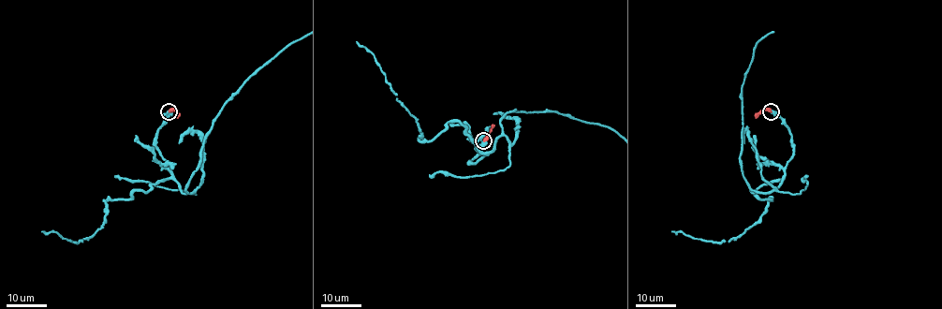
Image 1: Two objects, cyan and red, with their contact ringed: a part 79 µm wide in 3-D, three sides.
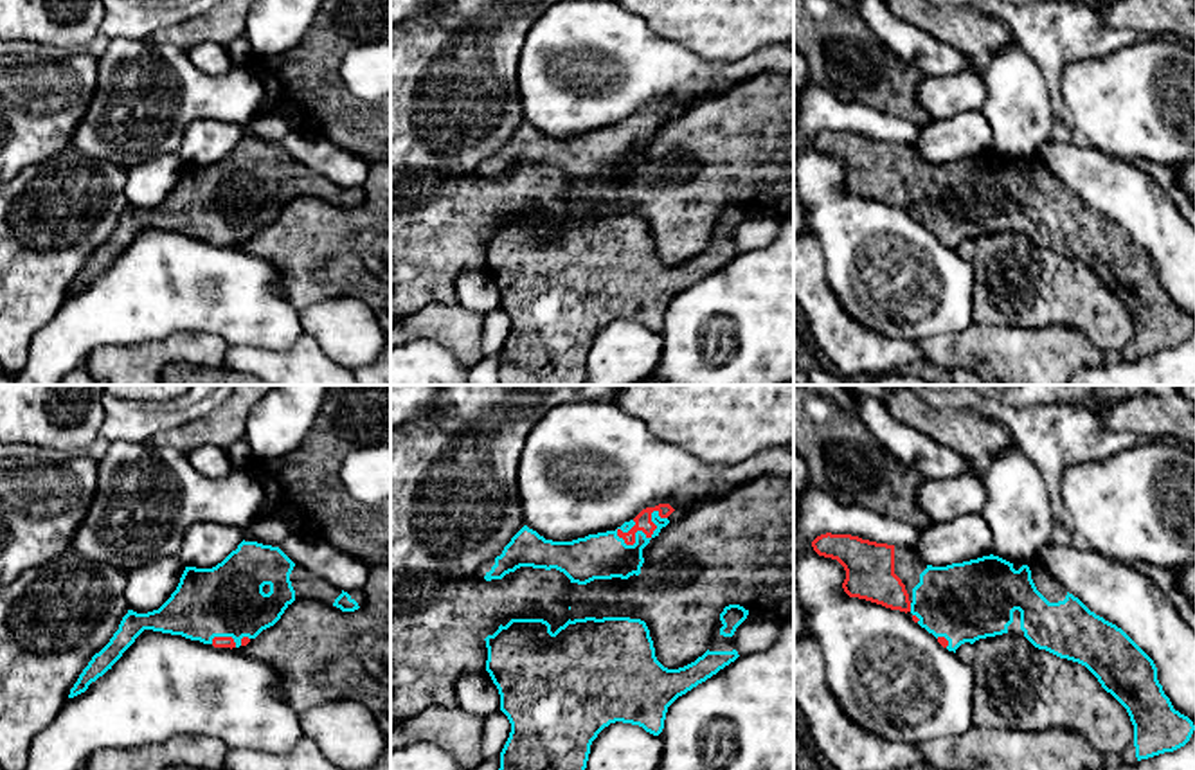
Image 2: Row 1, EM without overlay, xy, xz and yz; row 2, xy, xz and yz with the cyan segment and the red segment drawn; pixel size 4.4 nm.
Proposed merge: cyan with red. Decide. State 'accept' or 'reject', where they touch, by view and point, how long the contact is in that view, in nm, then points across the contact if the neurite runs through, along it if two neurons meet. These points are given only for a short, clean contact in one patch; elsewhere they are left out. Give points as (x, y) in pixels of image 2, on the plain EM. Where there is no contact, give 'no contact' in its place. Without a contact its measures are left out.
accept; meets cyan in xz at (645, 134); contact 240 nm long; runs through xz (596, 153), (616, 152), (645, 134), (643, 117)

